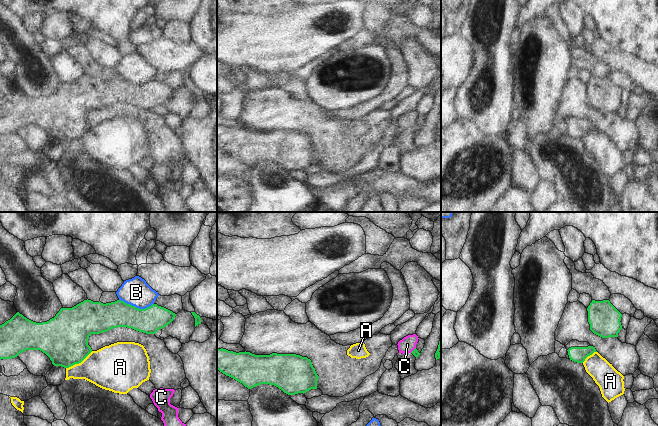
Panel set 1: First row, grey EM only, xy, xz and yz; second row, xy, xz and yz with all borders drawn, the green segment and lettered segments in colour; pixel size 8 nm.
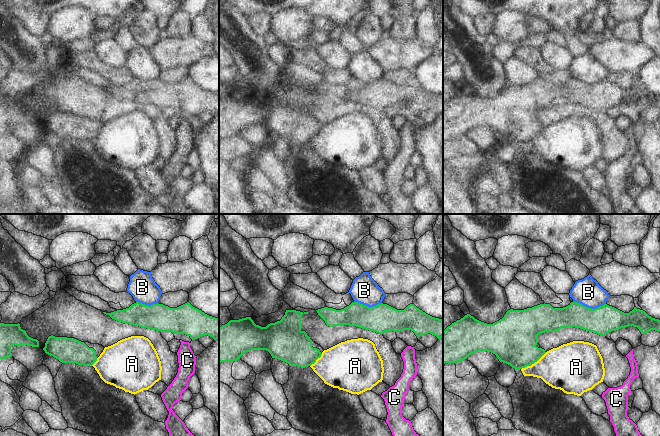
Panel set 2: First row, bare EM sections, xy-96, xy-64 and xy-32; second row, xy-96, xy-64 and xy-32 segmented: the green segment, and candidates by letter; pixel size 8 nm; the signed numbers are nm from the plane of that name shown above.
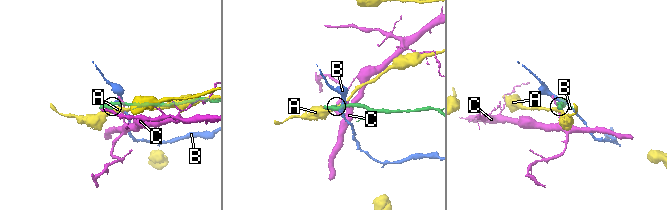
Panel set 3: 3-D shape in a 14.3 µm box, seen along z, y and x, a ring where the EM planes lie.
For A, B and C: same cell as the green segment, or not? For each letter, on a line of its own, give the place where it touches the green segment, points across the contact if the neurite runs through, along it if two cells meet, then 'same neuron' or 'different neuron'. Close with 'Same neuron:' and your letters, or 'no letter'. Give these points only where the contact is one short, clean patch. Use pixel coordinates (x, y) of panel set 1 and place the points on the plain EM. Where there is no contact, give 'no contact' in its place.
A: meets green in xy at (79, 138); border along xy (92, 127), (80, 138), (66, 144); different neuron
B: meets green in xy at (135, 83); different neuron
C: meets green in xz at (413, 126); border along xz (415, 123), (410, 128); different neuron
Same neuron: no letter

